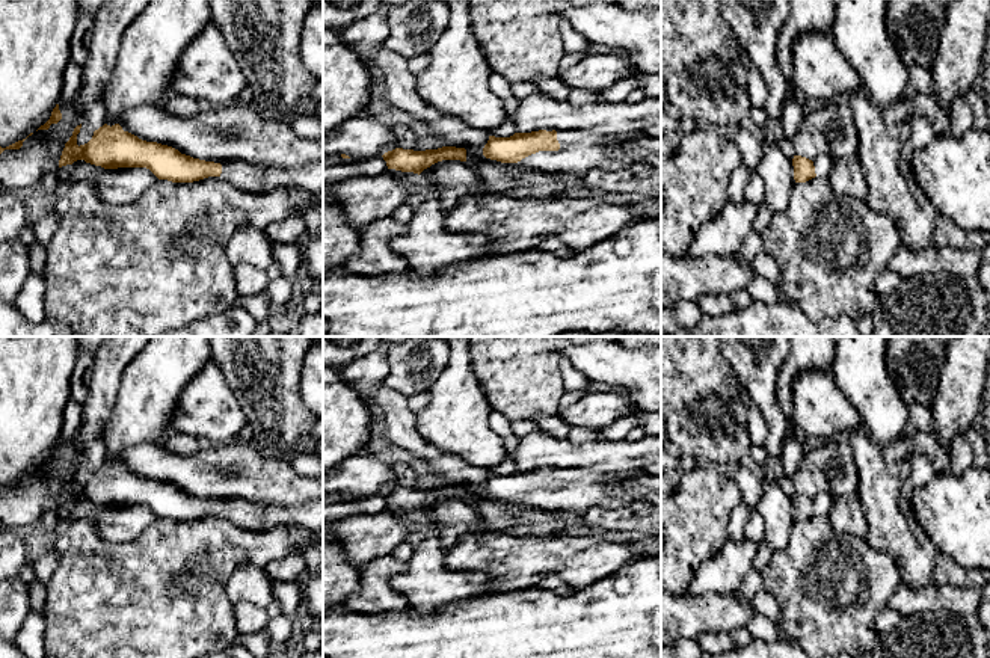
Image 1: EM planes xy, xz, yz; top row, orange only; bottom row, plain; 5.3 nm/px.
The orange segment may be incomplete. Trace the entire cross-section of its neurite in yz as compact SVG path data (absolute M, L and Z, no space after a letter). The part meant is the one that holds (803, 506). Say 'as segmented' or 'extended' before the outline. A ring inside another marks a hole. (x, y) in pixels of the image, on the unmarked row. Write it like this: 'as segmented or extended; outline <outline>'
extended; outline M819 492L813 500L801 494L794 494L794 518L795 521L806 521L815 515L827 516L833 501L827 492Z

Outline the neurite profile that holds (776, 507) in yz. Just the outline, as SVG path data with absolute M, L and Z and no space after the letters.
M765 481L756 510L764 519L765 542L770 549L777 552L786 548L789 530L795 522L791 497L774 481Z

